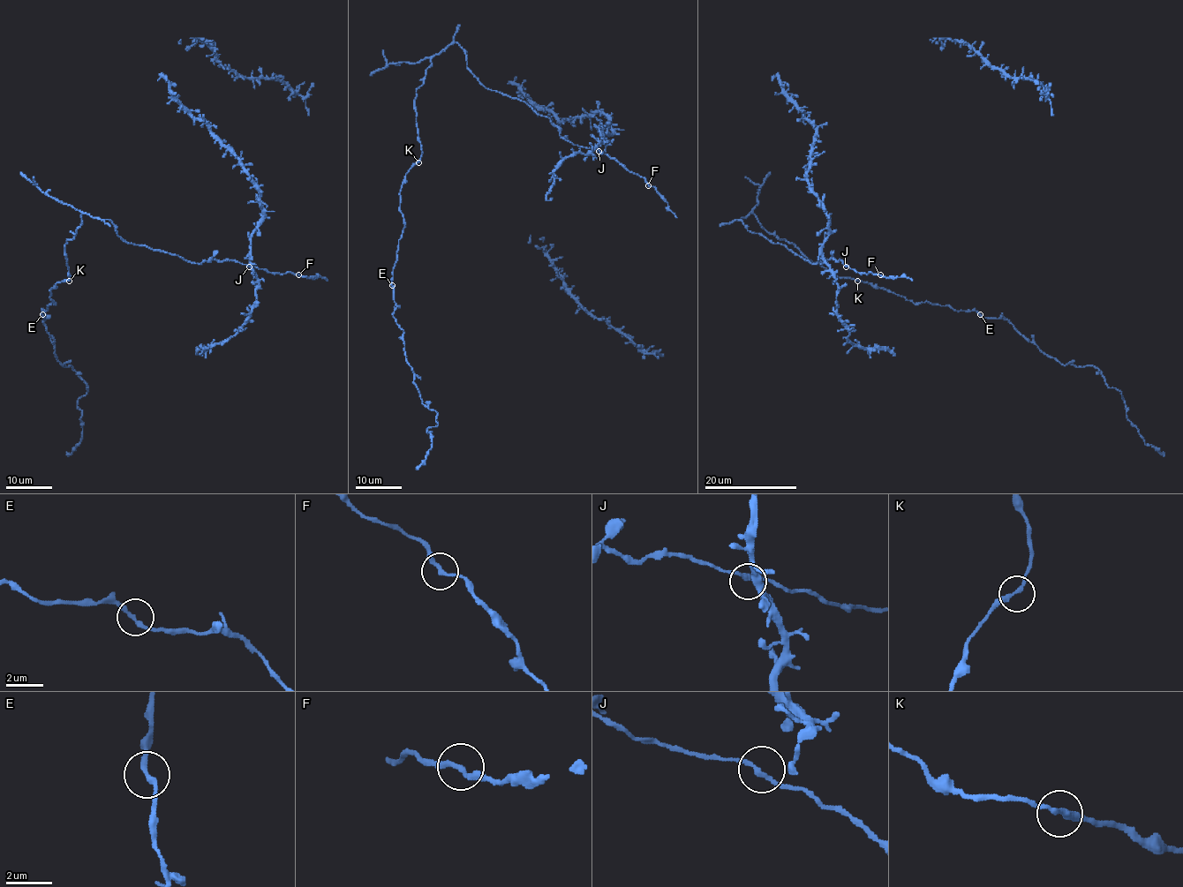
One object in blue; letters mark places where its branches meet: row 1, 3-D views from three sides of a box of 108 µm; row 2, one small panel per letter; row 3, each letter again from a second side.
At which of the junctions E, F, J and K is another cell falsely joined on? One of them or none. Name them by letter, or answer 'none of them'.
none of them

